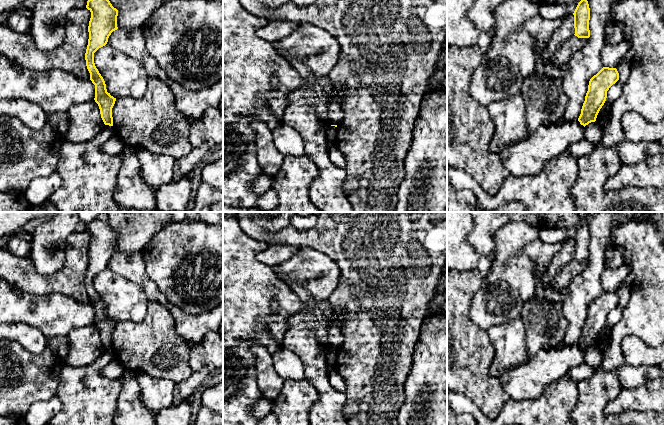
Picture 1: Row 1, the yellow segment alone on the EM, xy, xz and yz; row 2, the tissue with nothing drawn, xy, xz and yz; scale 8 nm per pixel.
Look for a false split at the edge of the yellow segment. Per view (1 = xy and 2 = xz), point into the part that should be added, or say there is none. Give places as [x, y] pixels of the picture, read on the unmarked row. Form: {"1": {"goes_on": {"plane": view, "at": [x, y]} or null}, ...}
{"1": {"goes_on": null}, "2": {"goes_on": null}}

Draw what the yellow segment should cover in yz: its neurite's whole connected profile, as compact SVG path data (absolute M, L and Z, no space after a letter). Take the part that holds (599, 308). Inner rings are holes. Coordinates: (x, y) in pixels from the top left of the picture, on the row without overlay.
M603 291L590 303L581 338L578 342L581 349L585 351L596 345L597 339L606 325L607 315L618 304L617 293L609 291Z

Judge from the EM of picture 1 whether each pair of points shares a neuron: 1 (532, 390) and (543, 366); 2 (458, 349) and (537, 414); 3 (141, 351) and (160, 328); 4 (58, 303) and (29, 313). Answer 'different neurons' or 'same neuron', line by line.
1: same neuron
2: different neurons
3: same neuron
4: same neuron

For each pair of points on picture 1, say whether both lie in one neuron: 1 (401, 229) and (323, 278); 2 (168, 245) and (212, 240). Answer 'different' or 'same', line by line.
1: different
2: same

